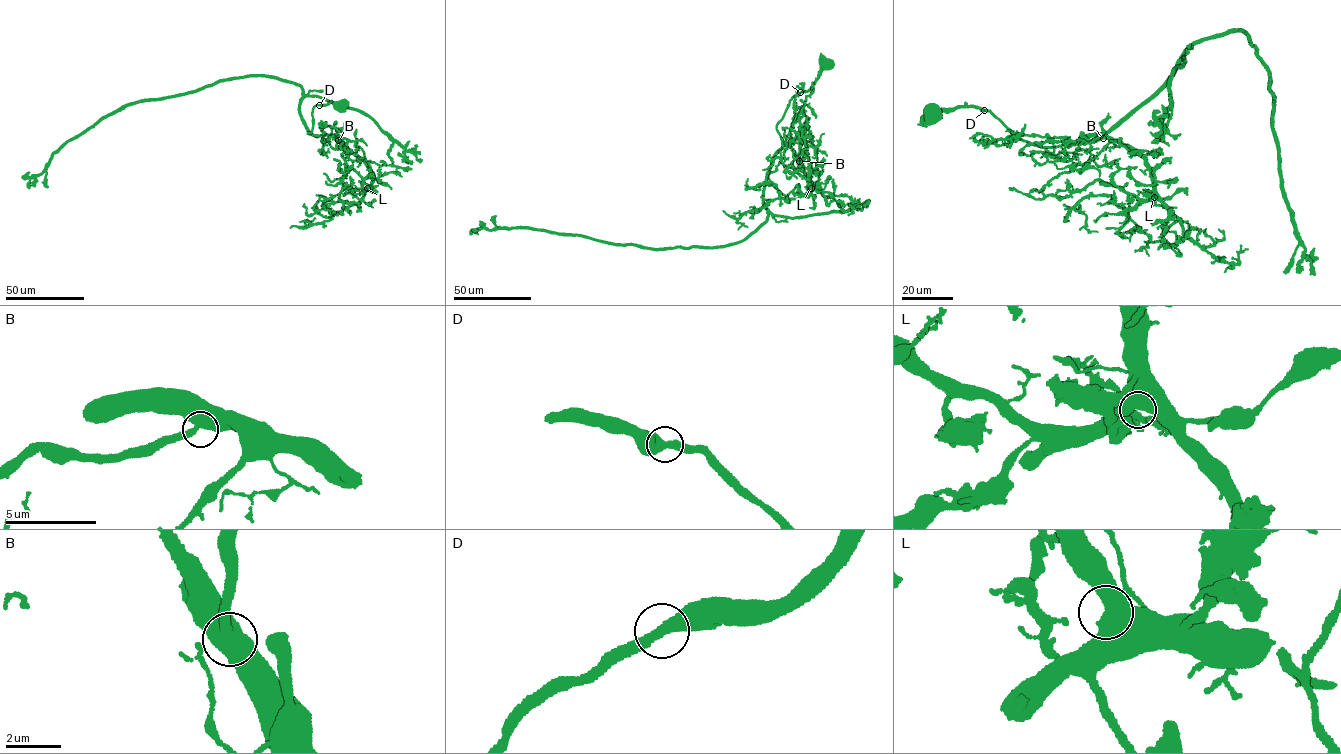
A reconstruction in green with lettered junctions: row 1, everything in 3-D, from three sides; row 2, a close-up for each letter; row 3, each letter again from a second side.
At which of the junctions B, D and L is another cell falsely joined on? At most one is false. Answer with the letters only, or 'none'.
none

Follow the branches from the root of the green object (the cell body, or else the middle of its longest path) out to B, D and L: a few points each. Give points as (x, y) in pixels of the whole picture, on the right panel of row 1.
B: (934, 114), (960, 106), (980, 108), (1019, 138), (1043, 147), (1072, 144), (1097, 135), (1103, 138)
D: (934, 114), (937, 110), (963, 106), (984, 110)
L: (934, 114), (980, 108), (1019, 138), (1047, 147), (1102, 134), (1144, 160), (1154, 197)

